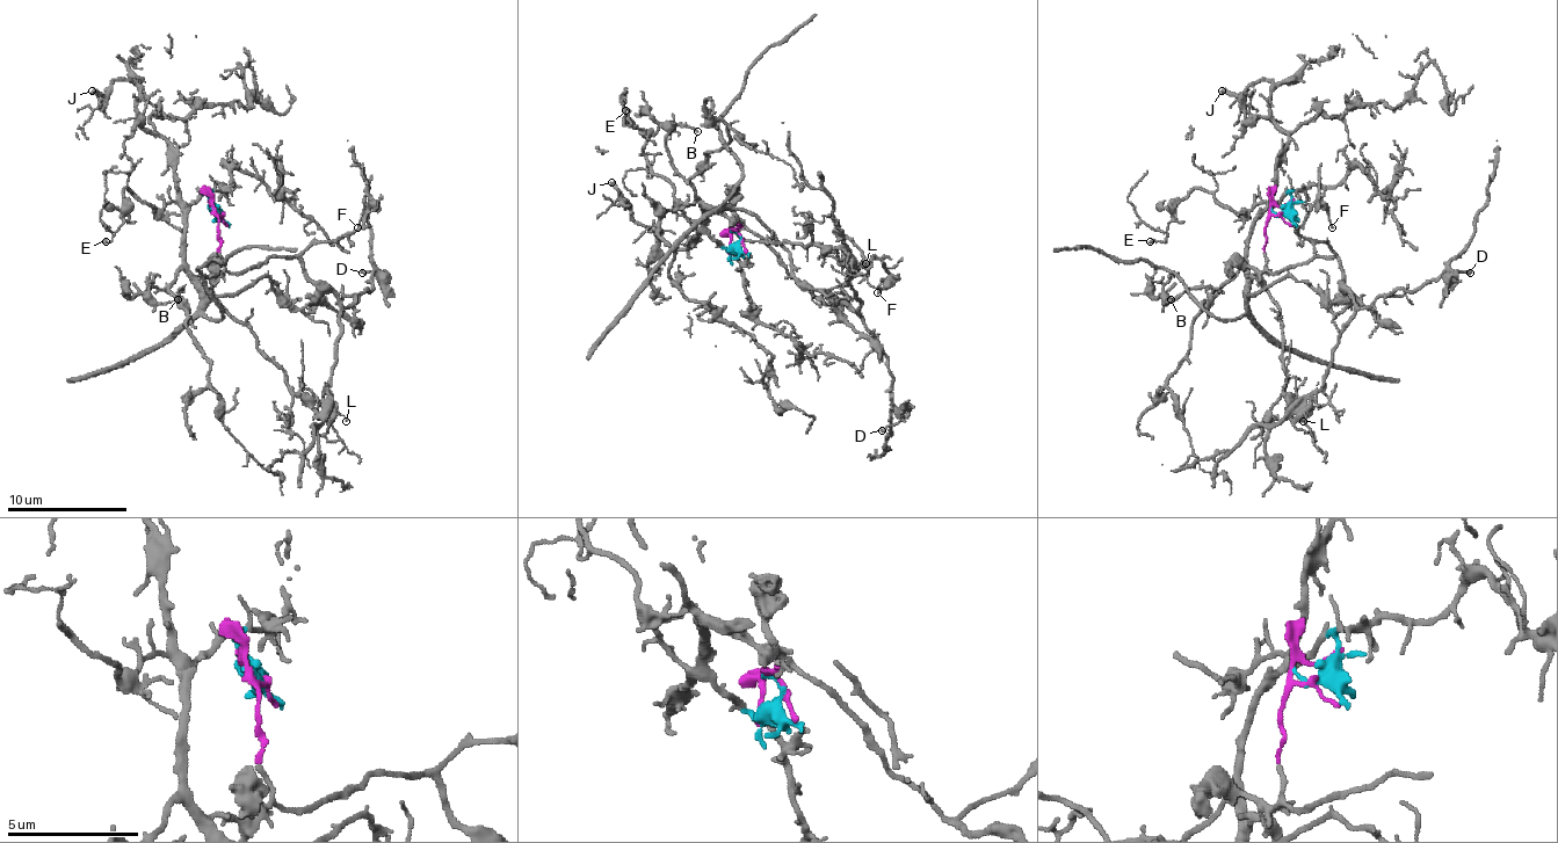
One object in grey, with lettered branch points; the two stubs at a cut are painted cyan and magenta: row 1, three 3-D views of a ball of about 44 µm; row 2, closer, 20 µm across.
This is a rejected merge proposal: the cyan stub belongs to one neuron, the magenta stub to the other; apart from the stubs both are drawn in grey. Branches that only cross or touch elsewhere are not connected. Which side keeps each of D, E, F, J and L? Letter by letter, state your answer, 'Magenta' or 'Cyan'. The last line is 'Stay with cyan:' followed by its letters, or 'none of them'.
D: Magenta
E: Cyan
F: Magenta
J: Cyan
L: Magenta
Stay with cyan: E, J

